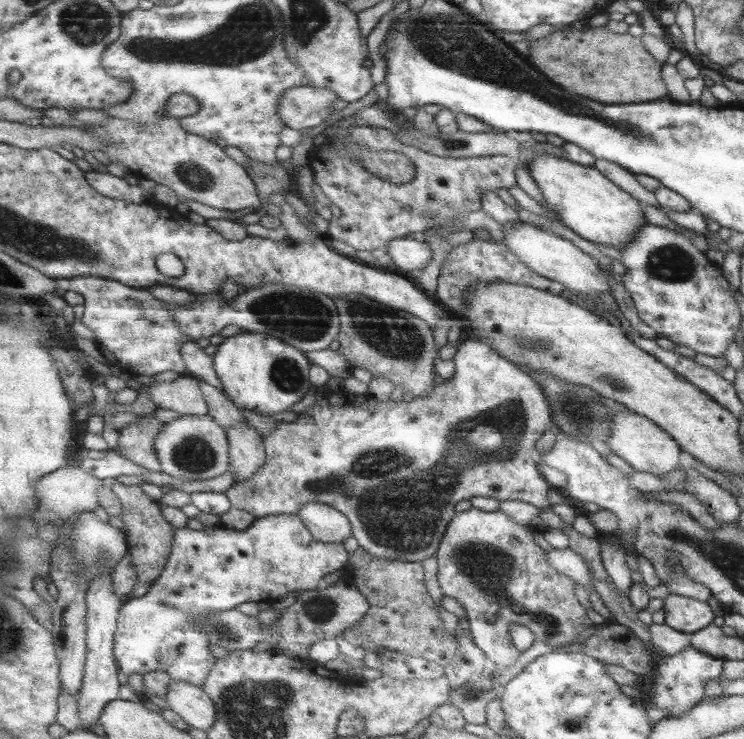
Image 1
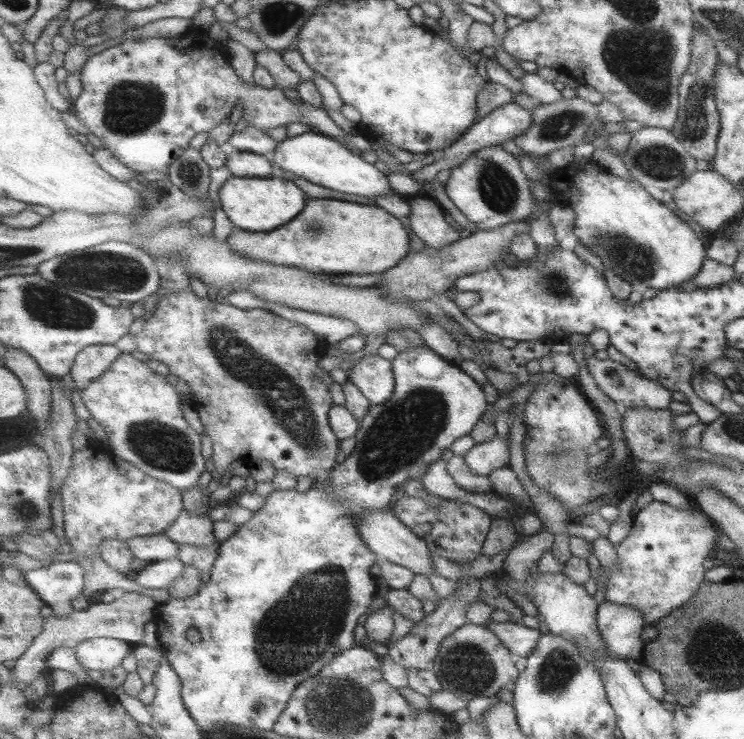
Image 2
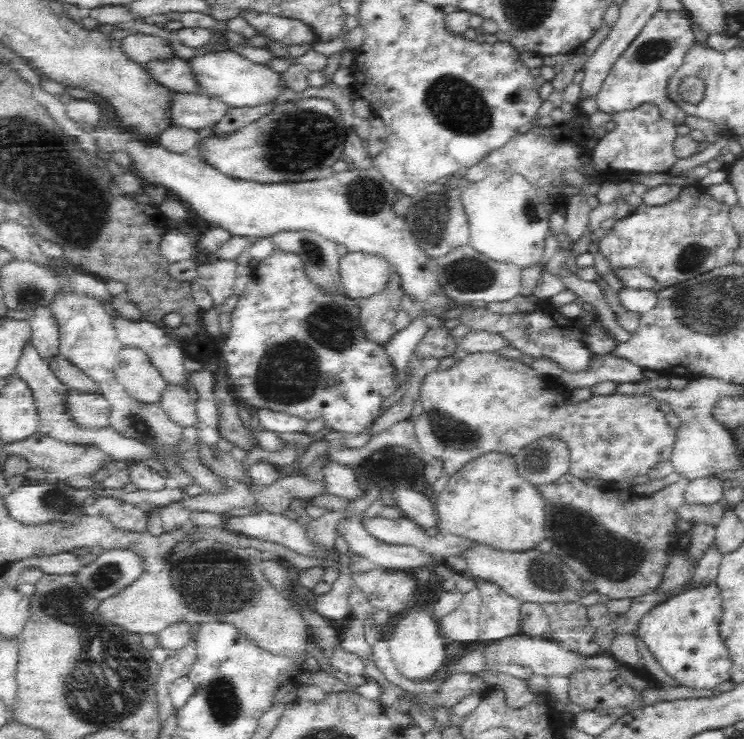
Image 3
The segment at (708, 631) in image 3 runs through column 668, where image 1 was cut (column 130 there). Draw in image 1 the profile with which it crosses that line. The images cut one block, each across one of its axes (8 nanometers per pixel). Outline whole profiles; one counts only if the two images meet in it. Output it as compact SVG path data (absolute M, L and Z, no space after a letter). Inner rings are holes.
M277 514L257 518L246 530L224 525L204 530L185 526L175 530L173 555L162 575L149 584L144 595L130 596L122 607L114 642L114 655L121 672L144 676L151 671L165 671L172 680L184 680L203 687L217 664L217 658L211 652L209 635L193 622L195 617L231 611L244 602L273 603L291 592L315 590L324 576L347 567L351 554L343 543L320 542L309 529L299 514Z

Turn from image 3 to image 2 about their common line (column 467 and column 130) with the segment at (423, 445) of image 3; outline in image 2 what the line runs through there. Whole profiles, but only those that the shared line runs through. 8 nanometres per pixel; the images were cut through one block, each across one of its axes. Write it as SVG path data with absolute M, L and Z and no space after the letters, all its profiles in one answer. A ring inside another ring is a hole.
M122 353L107 372L79 393L91 416L103 426L117 456L182 492L199 484L207 470L202 438L184 420L181 395L165 375L153 372L132 354Z

